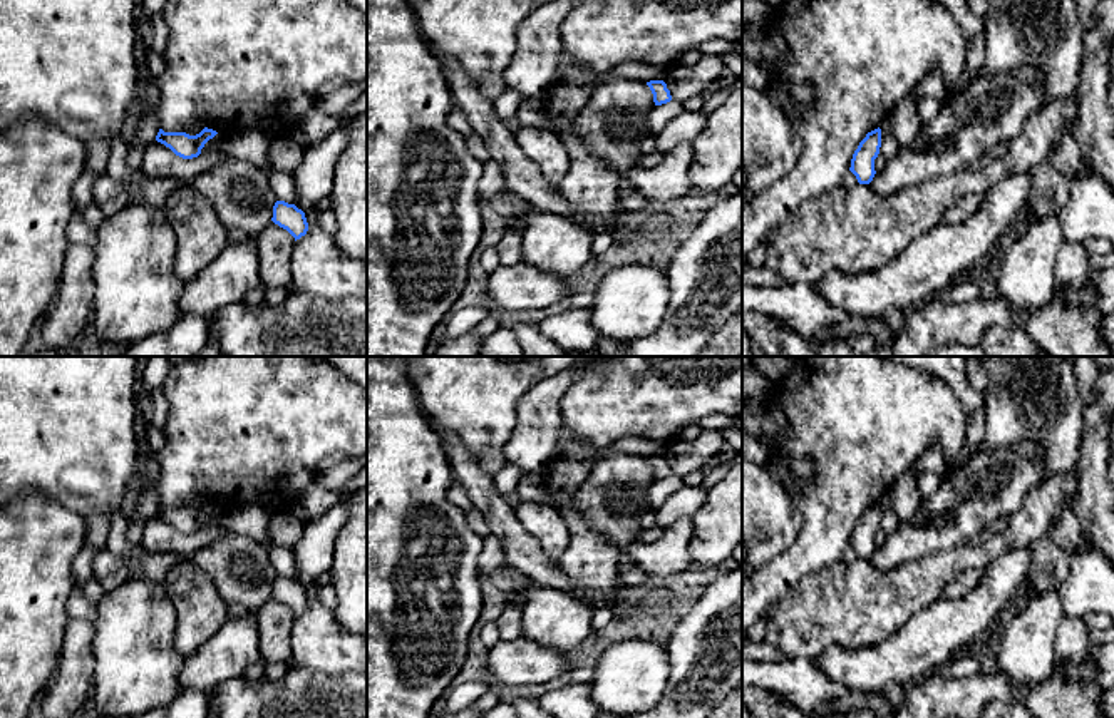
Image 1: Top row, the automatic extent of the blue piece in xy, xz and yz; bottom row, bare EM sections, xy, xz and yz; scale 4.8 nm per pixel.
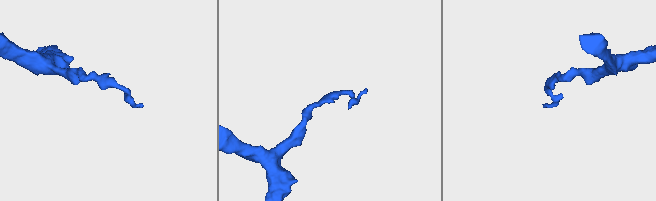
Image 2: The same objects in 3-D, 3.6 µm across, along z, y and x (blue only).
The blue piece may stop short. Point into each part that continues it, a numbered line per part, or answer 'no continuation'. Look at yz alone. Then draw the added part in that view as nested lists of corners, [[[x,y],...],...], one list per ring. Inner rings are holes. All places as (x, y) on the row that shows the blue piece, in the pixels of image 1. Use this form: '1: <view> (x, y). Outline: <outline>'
no continuation

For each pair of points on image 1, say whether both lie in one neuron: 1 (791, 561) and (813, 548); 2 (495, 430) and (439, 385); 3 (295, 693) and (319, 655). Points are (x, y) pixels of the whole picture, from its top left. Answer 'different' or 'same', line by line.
1: same
2: same
3: different

